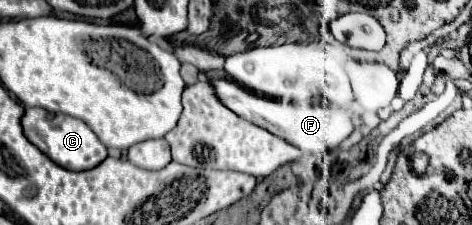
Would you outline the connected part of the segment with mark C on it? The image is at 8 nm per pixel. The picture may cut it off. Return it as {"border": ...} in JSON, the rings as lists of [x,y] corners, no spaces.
{"border":[[[27,107],[23,119],[21,119],[23,131],[27,139],[37,145],[51,161],[59,163],[61,167],[67,167],[71,171],[87,171],[99,165],[107,157],[107,147],[99,141],[99,137],[93,133],[93,129],[79,119],[73,119],[65,113],[51,113],[43,107]]]}

